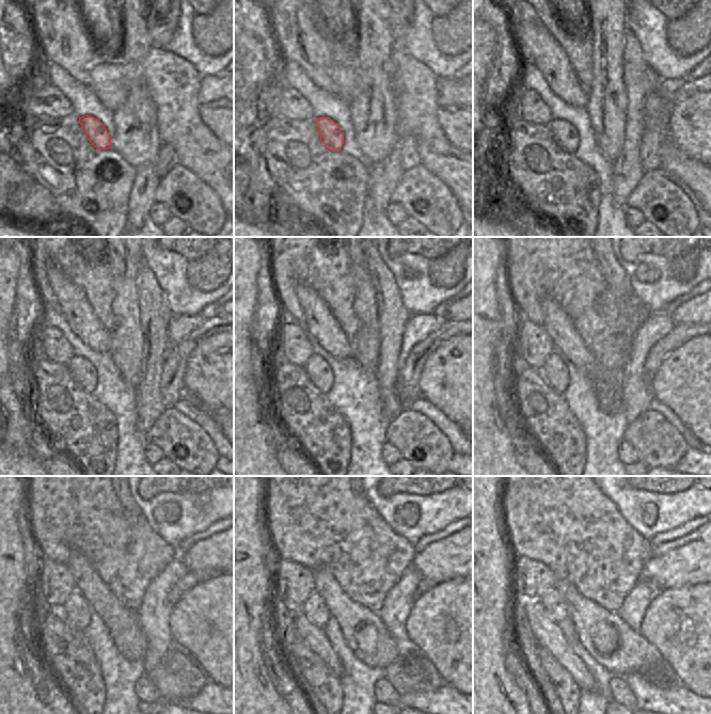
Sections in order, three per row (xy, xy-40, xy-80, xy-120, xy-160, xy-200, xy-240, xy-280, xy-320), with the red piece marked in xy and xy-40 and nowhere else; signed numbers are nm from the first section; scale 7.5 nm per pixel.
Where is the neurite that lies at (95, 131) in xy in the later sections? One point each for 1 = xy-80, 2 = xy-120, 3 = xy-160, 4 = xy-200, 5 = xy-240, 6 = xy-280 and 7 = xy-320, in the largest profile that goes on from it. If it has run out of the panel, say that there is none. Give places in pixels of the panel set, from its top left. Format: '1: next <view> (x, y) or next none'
1: next xy-80 (566, 136)
2: next xy-120 (81, 370)
3: next xy-160 (317, 369)
4: next xy-200 (554, 370)
5: next xy-240 (76, 611)
6: next xy-280 (315, 609)
7: next xy-320 (555, 607)

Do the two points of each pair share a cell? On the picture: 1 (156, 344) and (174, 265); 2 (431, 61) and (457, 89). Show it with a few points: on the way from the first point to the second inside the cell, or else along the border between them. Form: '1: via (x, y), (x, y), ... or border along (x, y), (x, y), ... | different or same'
1: border along (156, 278), (163, 299), (173, 315) | different
2: border along (454, 76), (447, 79), (440, 79) | different

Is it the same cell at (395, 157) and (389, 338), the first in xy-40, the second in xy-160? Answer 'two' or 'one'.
one

